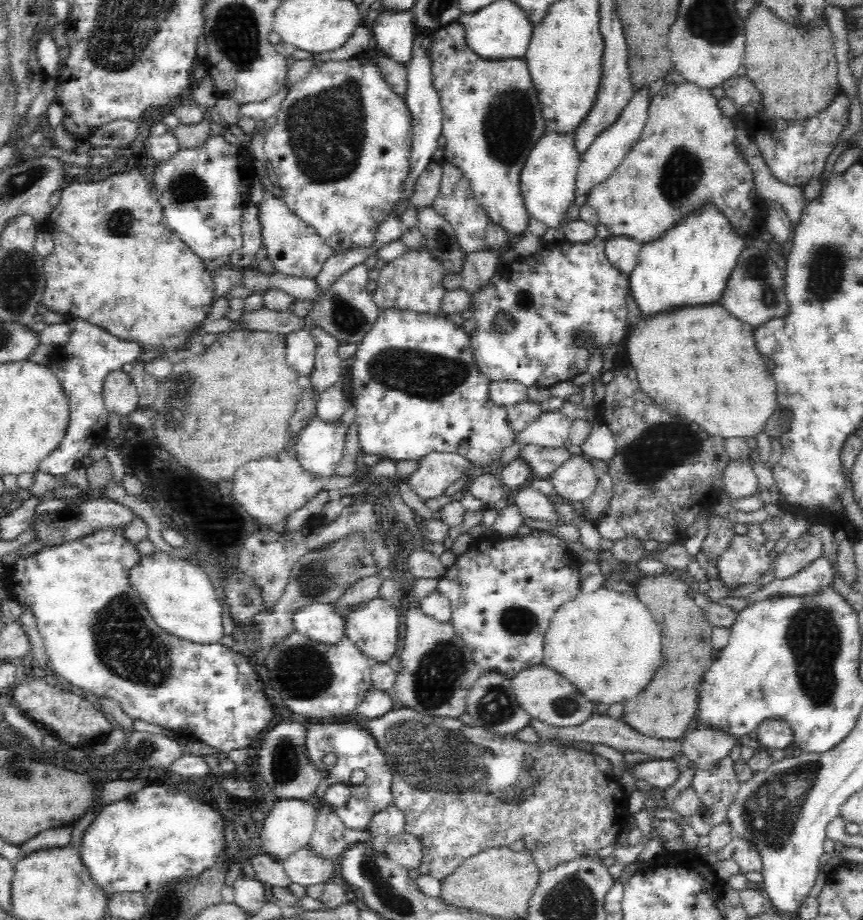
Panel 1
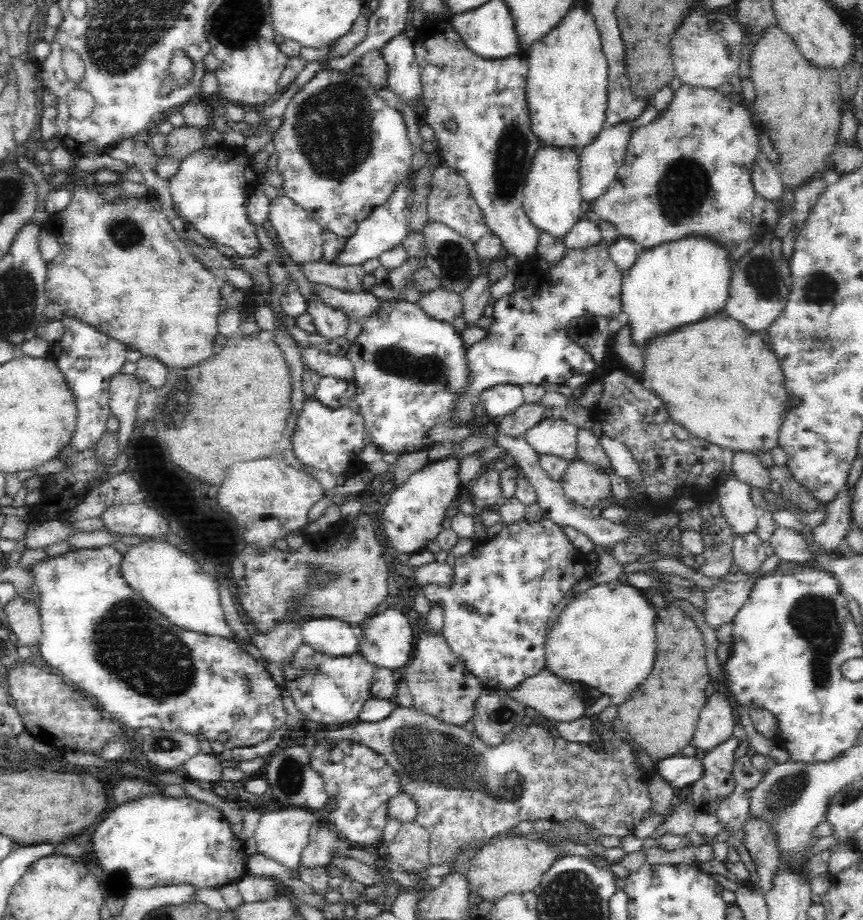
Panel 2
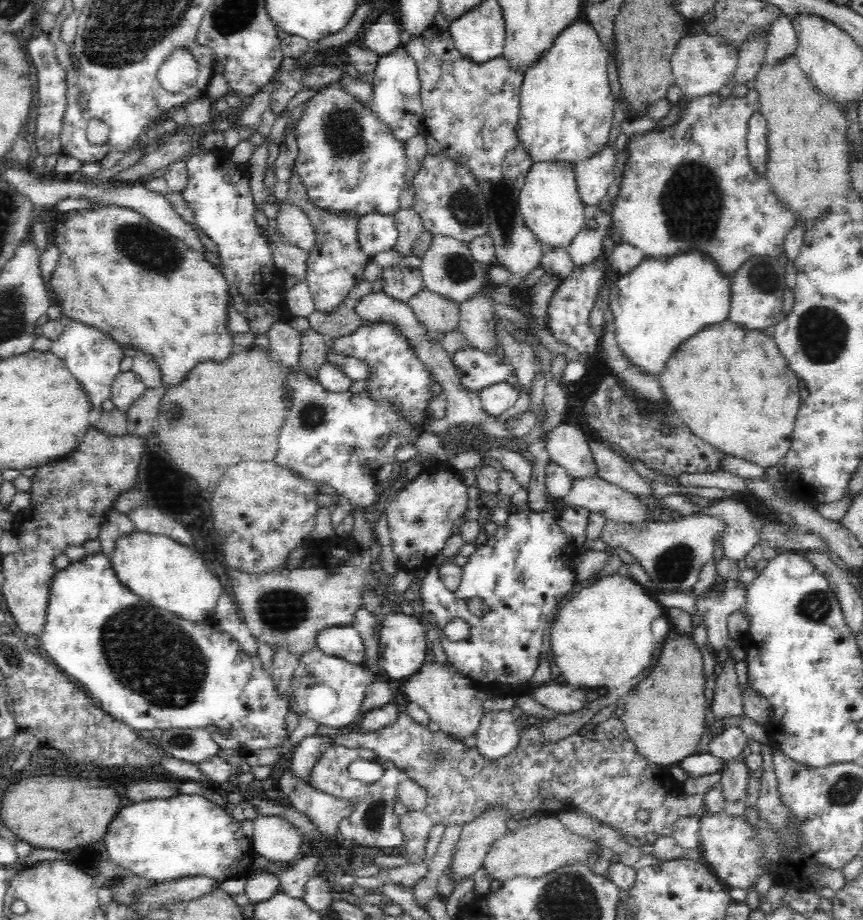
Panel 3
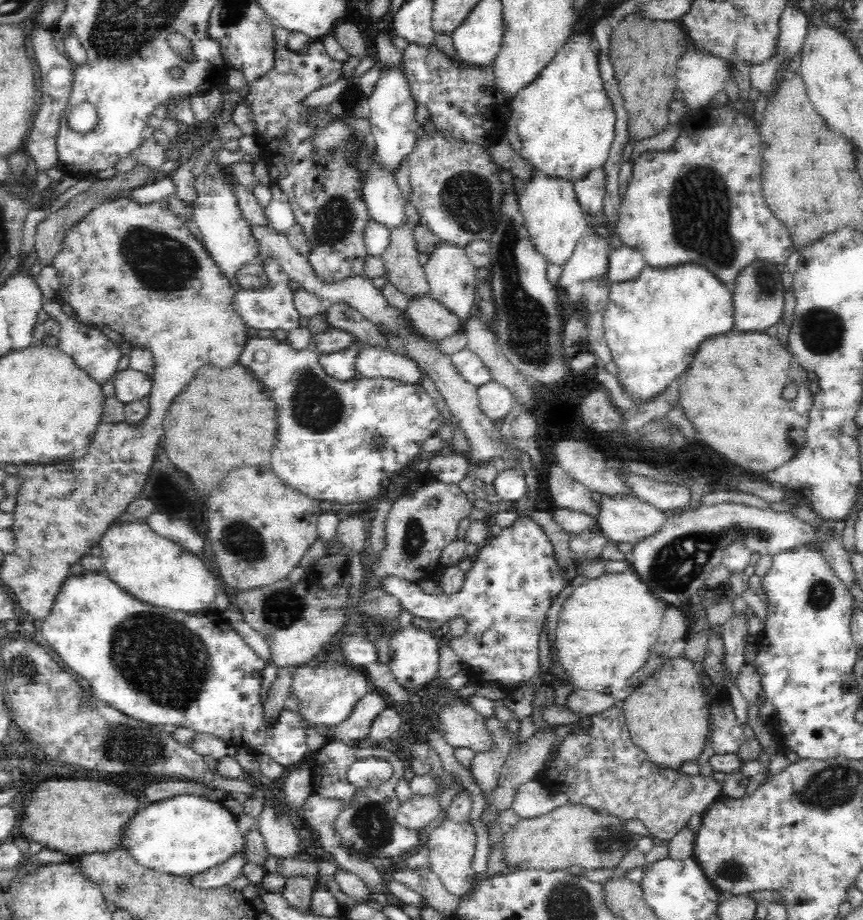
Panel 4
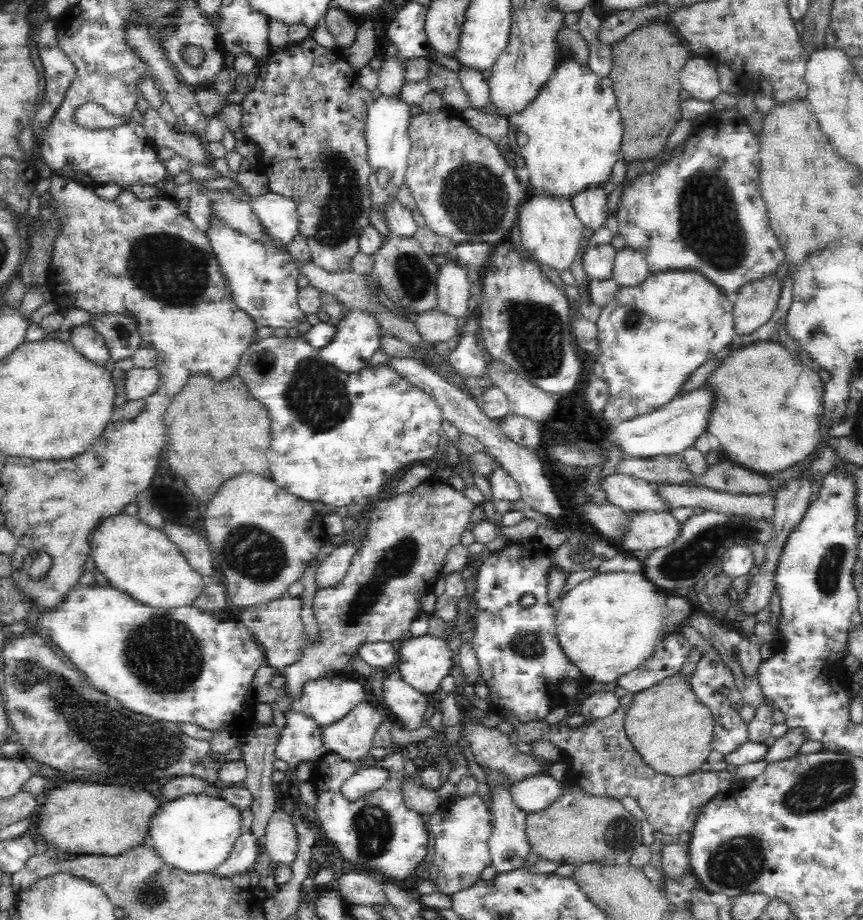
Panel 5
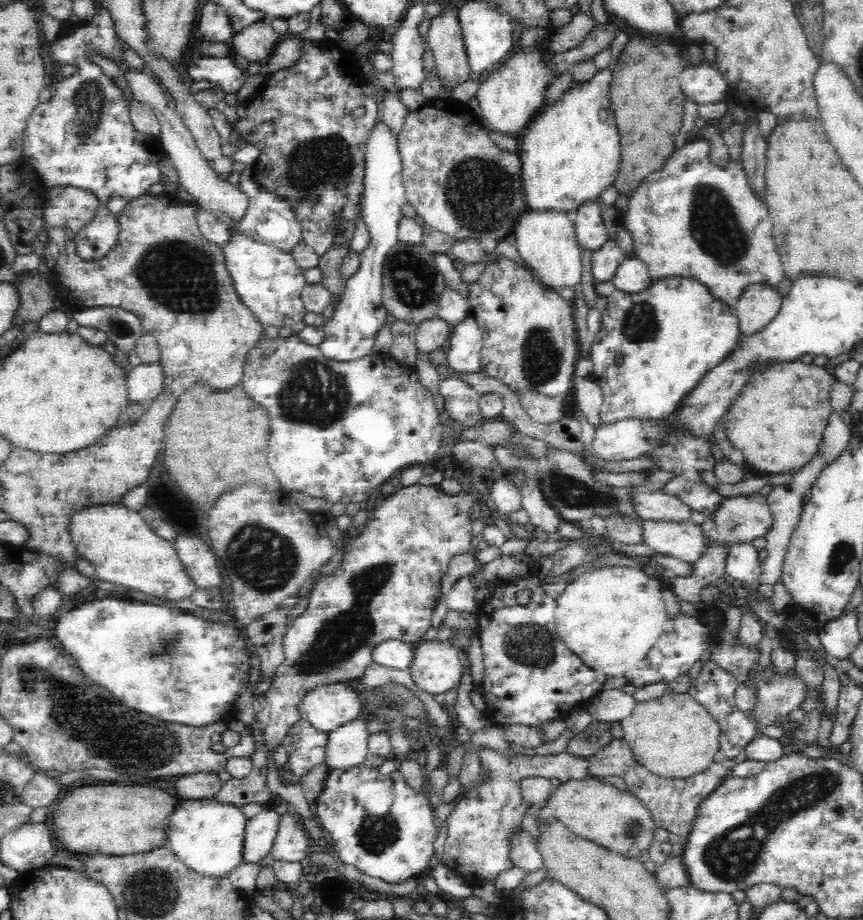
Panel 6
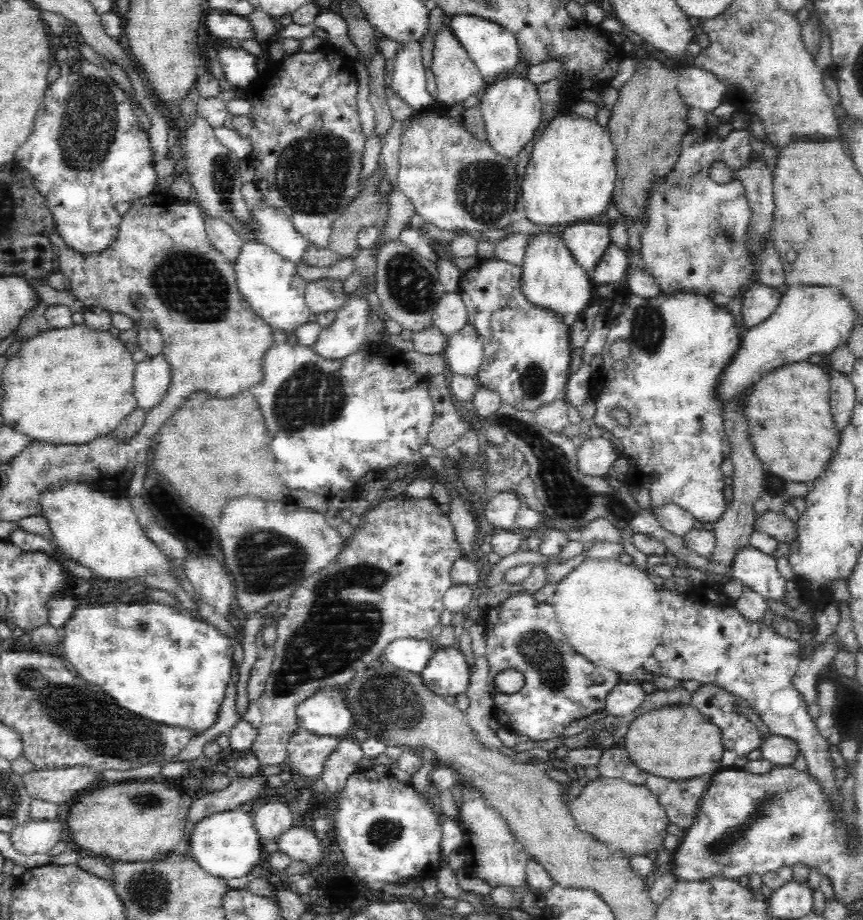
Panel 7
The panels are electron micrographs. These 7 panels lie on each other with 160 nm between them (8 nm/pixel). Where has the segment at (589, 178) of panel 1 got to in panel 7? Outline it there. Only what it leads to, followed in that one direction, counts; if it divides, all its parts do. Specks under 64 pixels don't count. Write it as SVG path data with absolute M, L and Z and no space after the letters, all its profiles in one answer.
M596 222L570 225L557 234L576 264L589 276L611 243L608 228Z

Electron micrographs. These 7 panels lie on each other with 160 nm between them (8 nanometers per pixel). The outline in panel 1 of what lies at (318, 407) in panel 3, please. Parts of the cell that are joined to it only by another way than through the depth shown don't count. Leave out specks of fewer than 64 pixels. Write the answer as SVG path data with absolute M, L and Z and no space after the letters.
M314 415L296 436L297 462L321 478L335 476L335 469L344 452L346 426L342 420L332 422Z

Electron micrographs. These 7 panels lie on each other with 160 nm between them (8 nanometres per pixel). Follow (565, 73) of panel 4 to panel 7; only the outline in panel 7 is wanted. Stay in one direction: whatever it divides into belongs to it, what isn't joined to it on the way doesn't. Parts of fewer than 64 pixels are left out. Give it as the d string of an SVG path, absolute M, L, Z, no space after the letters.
M574 112L558 113L534 142L531 157L525 168L521 182L522 197L520 203L526 216L536 226L570 226L580 222L595 222L602 217L608 204L613 202L616 169L614 165L615 149L607 128L598 124L596 119L582 118Z

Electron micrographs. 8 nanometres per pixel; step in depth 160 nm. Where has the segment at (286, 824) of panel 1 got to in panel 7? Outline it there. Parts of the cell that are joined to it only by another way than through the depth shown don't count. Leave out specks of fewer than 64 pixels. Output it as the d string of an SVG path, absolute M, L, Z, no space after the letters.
M293 827L284 832L278 839L279 849L288 854L288 857L296 862L308 864L315 869L326 860L322 842L317 834L310 828Z

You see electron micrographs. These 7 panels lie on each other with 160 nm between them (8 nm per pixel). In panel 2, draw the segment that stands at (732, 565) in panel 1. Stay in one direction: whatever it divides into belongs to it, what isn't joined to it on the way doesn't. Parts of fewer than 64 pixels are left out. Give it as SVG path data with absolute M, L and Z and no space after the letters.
M756 533L734 538L731 544L734 564L742 573L752 574L756 572L768 558L764 553L766 543L760 540Z

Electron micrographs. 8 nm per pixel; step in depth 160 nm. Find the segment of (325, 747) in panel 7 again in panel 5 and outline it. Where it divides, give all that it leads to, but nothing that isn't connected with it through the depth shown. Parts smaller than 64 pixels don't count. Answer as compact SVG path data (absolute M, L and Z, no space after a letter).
M298 709L286 715L285 728L277 739L275 757L288 763L290 770L302 762L316 766L327 750L322 740L322 728Z

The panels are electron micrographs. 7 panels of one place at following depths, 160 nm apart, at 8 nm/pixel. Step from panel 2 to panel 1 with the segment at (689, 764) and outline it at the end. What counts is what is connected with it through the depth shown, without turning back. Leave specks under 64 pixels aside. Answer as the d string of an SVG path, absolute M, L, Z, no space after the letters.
M653 759L632 765L629 773L638 780L649 782L653 788L666 789L680 778L674 759Z

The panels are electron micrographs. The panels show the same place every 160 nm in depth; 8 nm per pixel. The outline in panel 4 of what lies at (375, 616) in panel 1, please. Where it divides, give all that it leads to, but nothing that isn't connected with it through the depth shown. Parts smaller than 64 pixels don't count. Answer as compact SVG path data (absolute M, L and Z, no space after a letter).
M413 624L408 628L398 630L388 640L390 662L387 665L390 667L396 681L403 687L406 687L410 692L422 690L426 688L434 678L438 676L438 662L440 662L440 648L429 631L415 627Z

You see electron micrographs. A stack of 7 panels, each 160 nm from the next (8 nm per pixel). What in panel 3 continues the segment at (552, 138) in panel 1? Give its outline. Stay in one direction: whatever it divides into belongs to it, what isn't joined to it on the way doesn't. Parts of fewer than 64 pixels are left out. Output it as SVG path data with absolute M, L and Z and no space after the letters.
M563 162L532 163L526 173L519 196L519 209L524 222L545 250L568 248L576 234L585 228L584 206L577 191L574 165Z

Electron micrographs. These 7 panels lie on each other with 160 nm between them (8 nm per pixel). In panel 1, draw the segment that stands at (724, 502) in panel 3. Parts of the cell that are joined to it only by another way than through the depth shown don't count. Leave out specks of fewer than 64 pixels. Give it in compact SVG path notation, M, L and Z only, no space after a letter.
M731 462L726 468L722 488L726 496L734 501L754 496L757 491L757 478L753 464L740 466Z

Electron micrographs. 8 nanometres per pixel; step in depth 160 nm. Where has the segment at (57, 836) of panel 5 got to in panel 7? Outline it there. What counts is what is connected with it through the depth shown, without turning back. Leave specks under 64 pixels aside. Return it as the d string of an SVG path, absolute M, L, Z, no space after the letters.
M138 779L124 780L122 784L94 789L92 794L82 794L72 806L68 817L73 847L90 851L101 859L112 858L120 862L160 862L174 853L176 846L185 837L186 818L193 800L184 790L168 787L158 782L141 782Z

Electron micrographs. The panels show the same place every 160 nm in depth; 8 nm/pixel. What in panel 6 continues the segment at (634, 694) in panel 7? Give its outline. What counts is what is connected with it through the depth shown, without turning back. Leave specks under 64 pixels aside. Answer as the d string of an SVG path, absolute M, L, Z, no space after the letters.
M623 689L603 690L594 696L585 706L594 720L602 722L618 722L634 712L636 704L632 694Z

